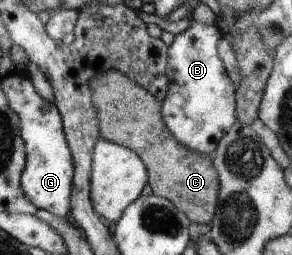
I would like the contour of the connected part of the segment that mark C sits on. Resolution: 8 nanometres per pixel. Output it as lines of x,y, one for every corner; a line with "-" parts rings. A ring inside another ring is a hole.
110,70
90,82
95,90
102,138
134,150
148,167
148,184
153,194
168,198
188,218
199,224
211,224
219,206
219,175
211,155
200,154
184,146
172,134
162,112
162,102
131,77

